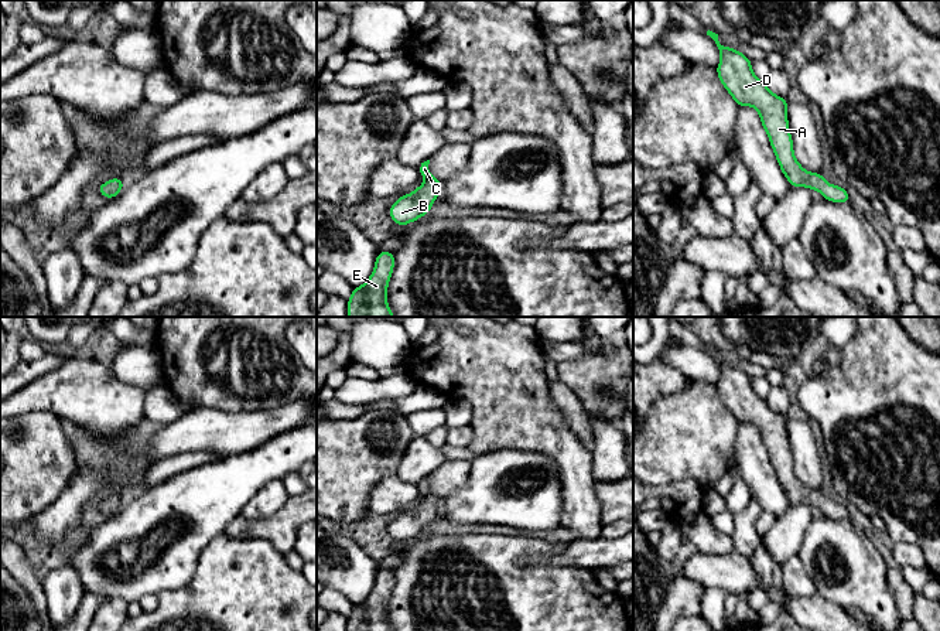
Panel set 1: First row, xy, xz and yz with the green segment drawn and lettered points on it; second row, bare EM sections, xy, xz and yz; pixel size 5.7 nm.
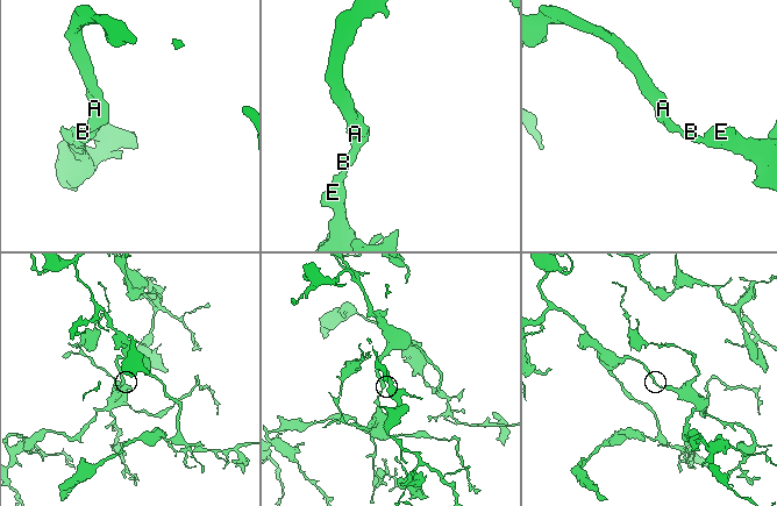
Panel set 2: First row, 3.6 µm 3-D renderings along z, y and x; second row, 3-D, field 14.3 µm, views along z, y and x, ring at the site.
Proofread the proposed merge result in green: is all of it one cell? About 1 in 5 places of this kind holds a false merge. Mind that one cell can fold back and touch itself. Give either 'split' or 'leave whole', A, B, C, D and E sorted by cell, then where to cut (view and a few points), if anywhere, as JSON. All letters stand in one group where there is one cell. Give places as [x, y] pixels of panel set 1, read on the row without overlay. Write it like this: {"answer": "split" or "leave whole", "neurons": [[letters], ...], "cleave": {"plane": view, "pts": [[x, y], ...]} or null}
{"answer": "leave whole", "neurons": [["A", "B", "C", "D", "E"]], "cleave": null}

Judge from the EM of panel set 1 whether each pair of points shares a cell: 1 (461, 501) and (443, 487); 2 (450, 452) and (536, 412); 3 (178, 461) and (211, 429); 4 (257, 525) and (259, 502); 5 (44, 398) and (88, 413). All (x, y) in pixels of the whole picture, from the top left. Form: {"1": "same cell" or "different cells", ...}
{"1": "different cells", "2": "different cells", "3": "different cells", "4": "different cells", "5": "same cell"}

